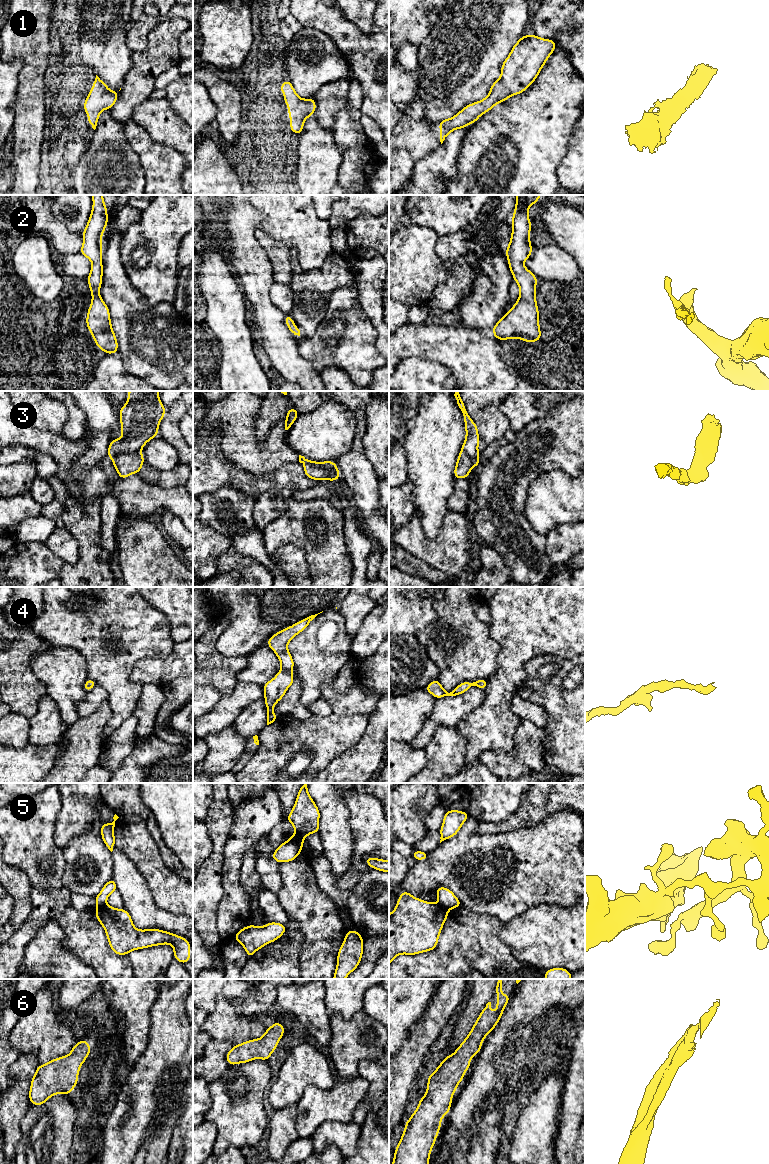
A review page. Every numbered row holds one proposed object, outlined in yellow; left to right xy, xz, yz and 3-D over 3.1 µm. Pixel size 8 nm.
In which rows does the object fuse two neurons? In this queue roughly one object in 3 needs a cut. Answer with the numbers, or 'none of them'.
3, 5

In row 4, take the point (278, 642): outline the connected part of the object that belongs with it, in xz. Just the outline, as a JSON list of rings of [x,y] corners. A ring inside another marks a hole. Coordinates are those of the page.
[[[322,611],[323,612],[323,611]],[[320,612],[320,613],[322,613]],[[318,613],[318,614],[320,614]],[[311,615],[305,619],[300,620],[298,623],[293,624],[292,626],[288,628],[284,628],[278,633],[274,634],[269,638],[267,641],[267,645],[275,652],[277,657],[279,658],[281,662],[281,670],[276,674],[276,676],[268,681],[262,688],[264,691],[264,697],[265,697],[265,705],[268,708],[267,711],[267,725],[275,722],[278,720],[278,717],[276,714],[272,711],[275,704],[283,698],[285,695],[287,689],[292,685],[292,683],[295,681],[293,675],[292,675],[292,669],[294,668],[294,661],[291,656],[291,654],[288,651],[288,643],[300,632],[302,632],[309,624],[310,622],[318,615]]]

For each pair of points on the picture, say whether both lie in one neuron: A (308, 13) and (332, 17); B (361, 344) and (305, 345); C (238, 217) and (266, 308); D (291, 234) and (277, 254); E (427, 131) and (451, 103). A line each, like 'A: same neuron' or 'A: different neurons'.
A: same neuron
B: same neuron
C: same neuron
D: different neurons
E: different neurons

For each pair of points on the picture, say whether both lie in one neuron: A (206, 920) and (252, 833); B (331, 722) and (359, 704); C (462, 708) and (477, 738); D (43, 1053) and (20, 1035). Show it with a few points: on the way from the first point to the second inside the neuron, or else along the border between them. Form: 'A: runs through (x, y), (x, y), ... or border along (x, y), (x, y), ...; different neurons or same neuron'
A: border along (223, 864), (223, 896), (217, 911); different neurons
B: border along (333, 712), (366, 715); different neurons
C: border along (484, 701), (468, 713), (456, 726); different neurons
D: runs through (40, 1046), (30, 1036), (27, 1036); same neuron

